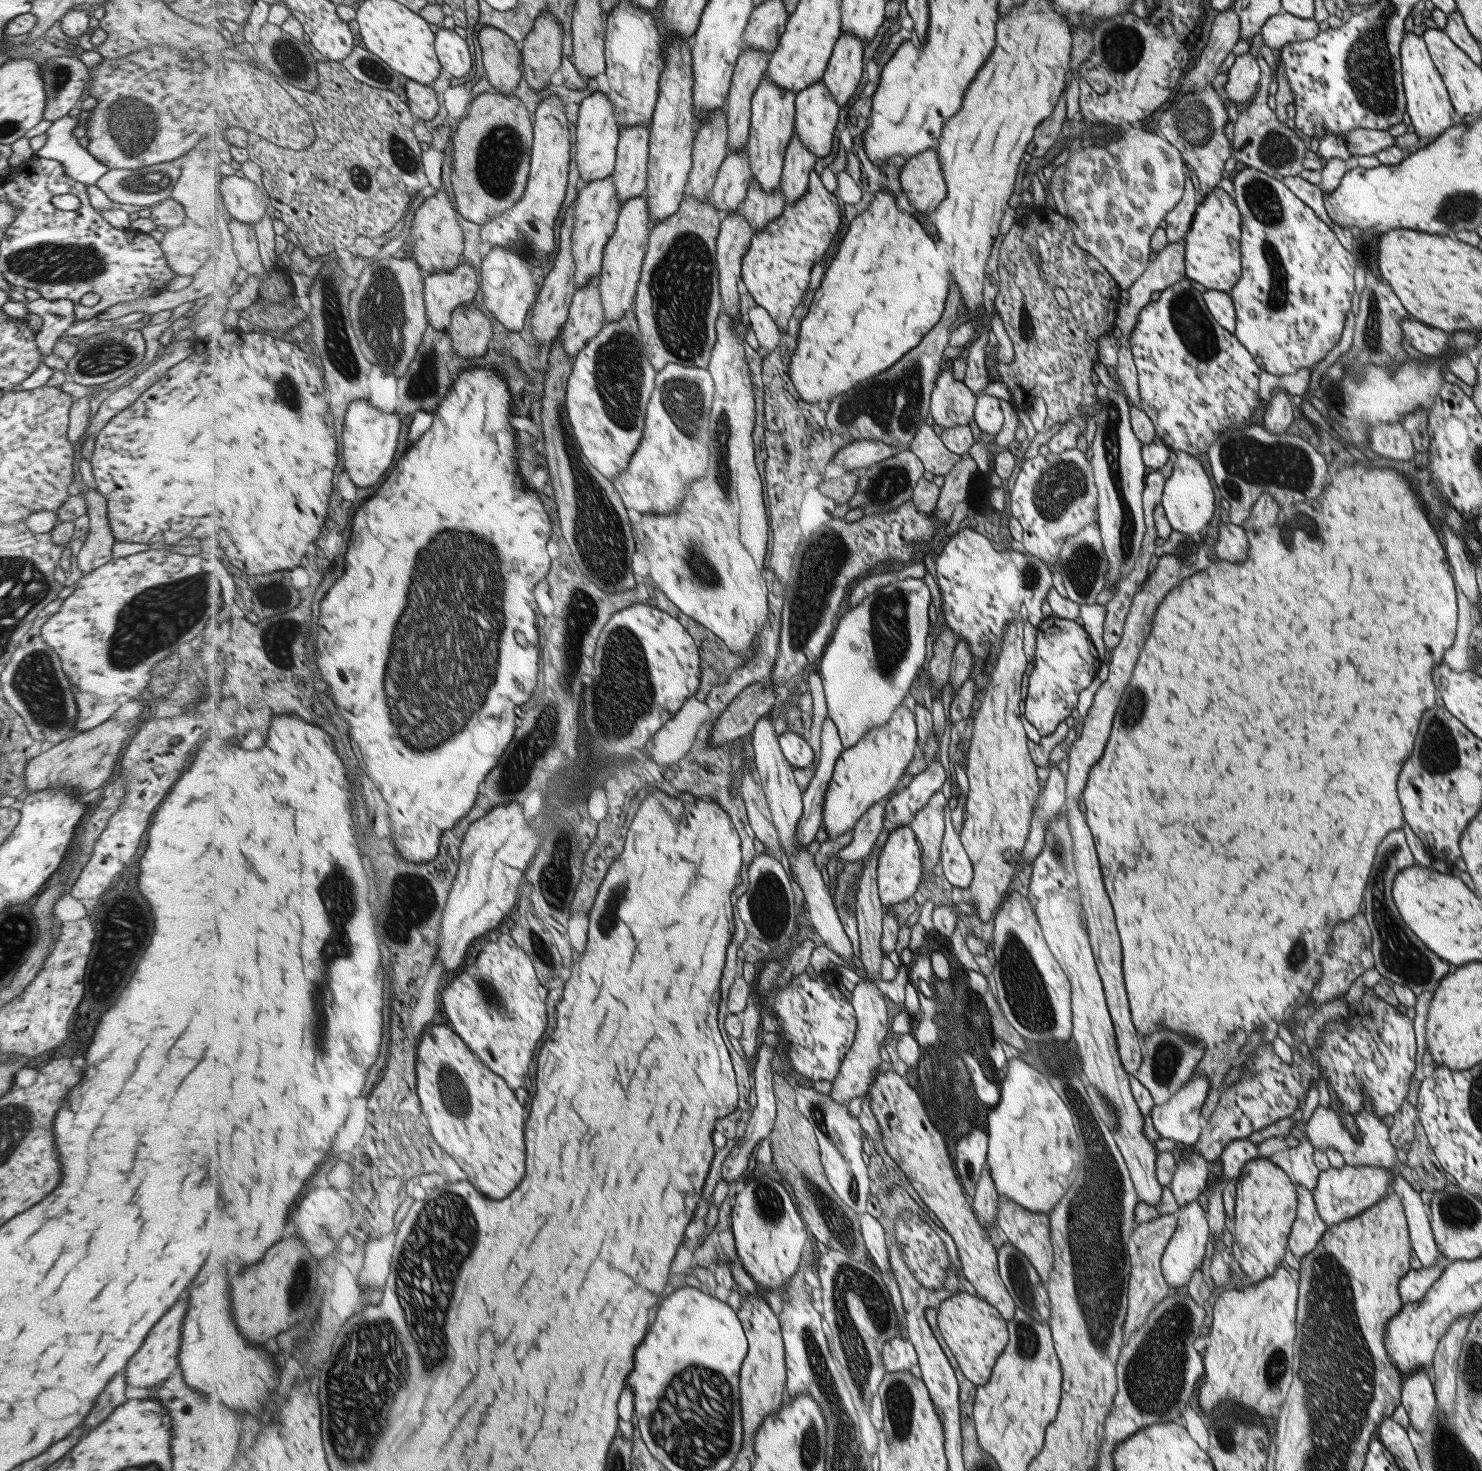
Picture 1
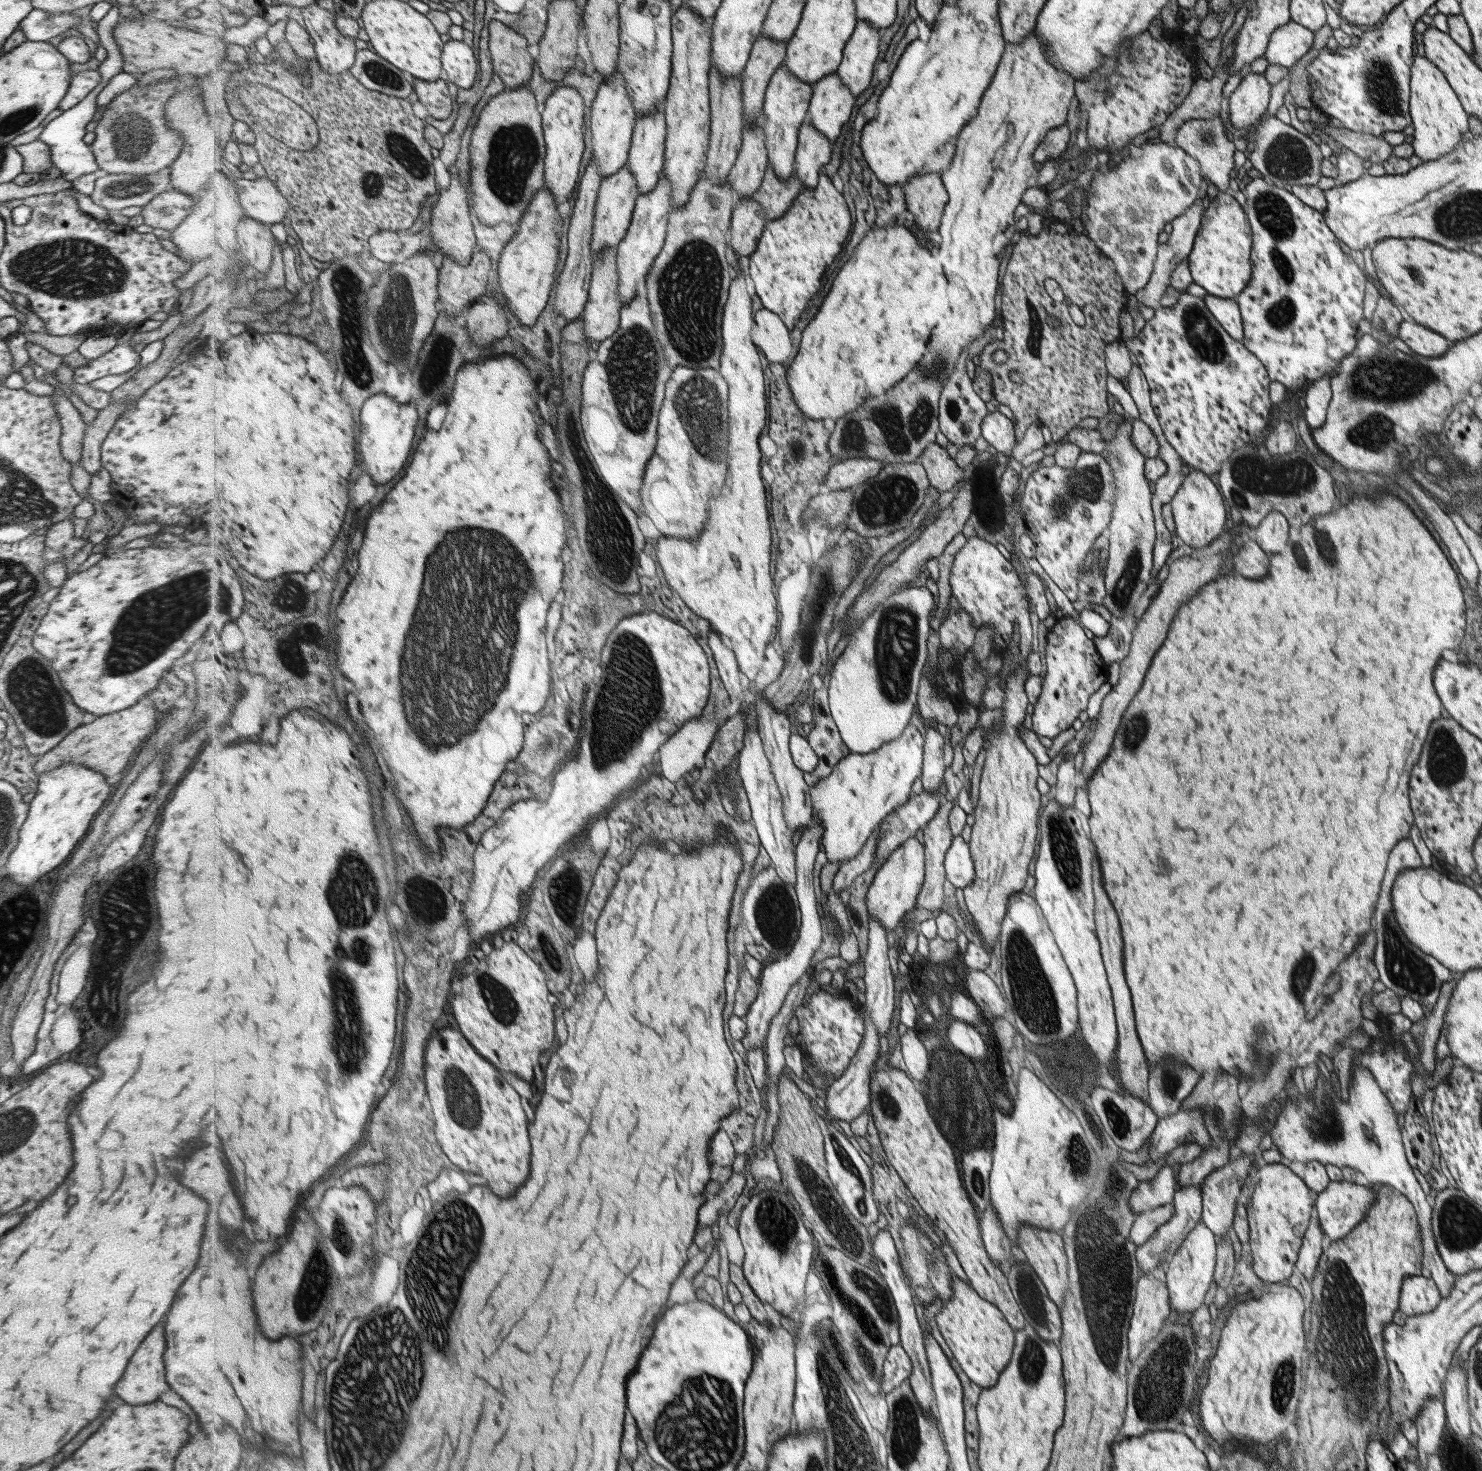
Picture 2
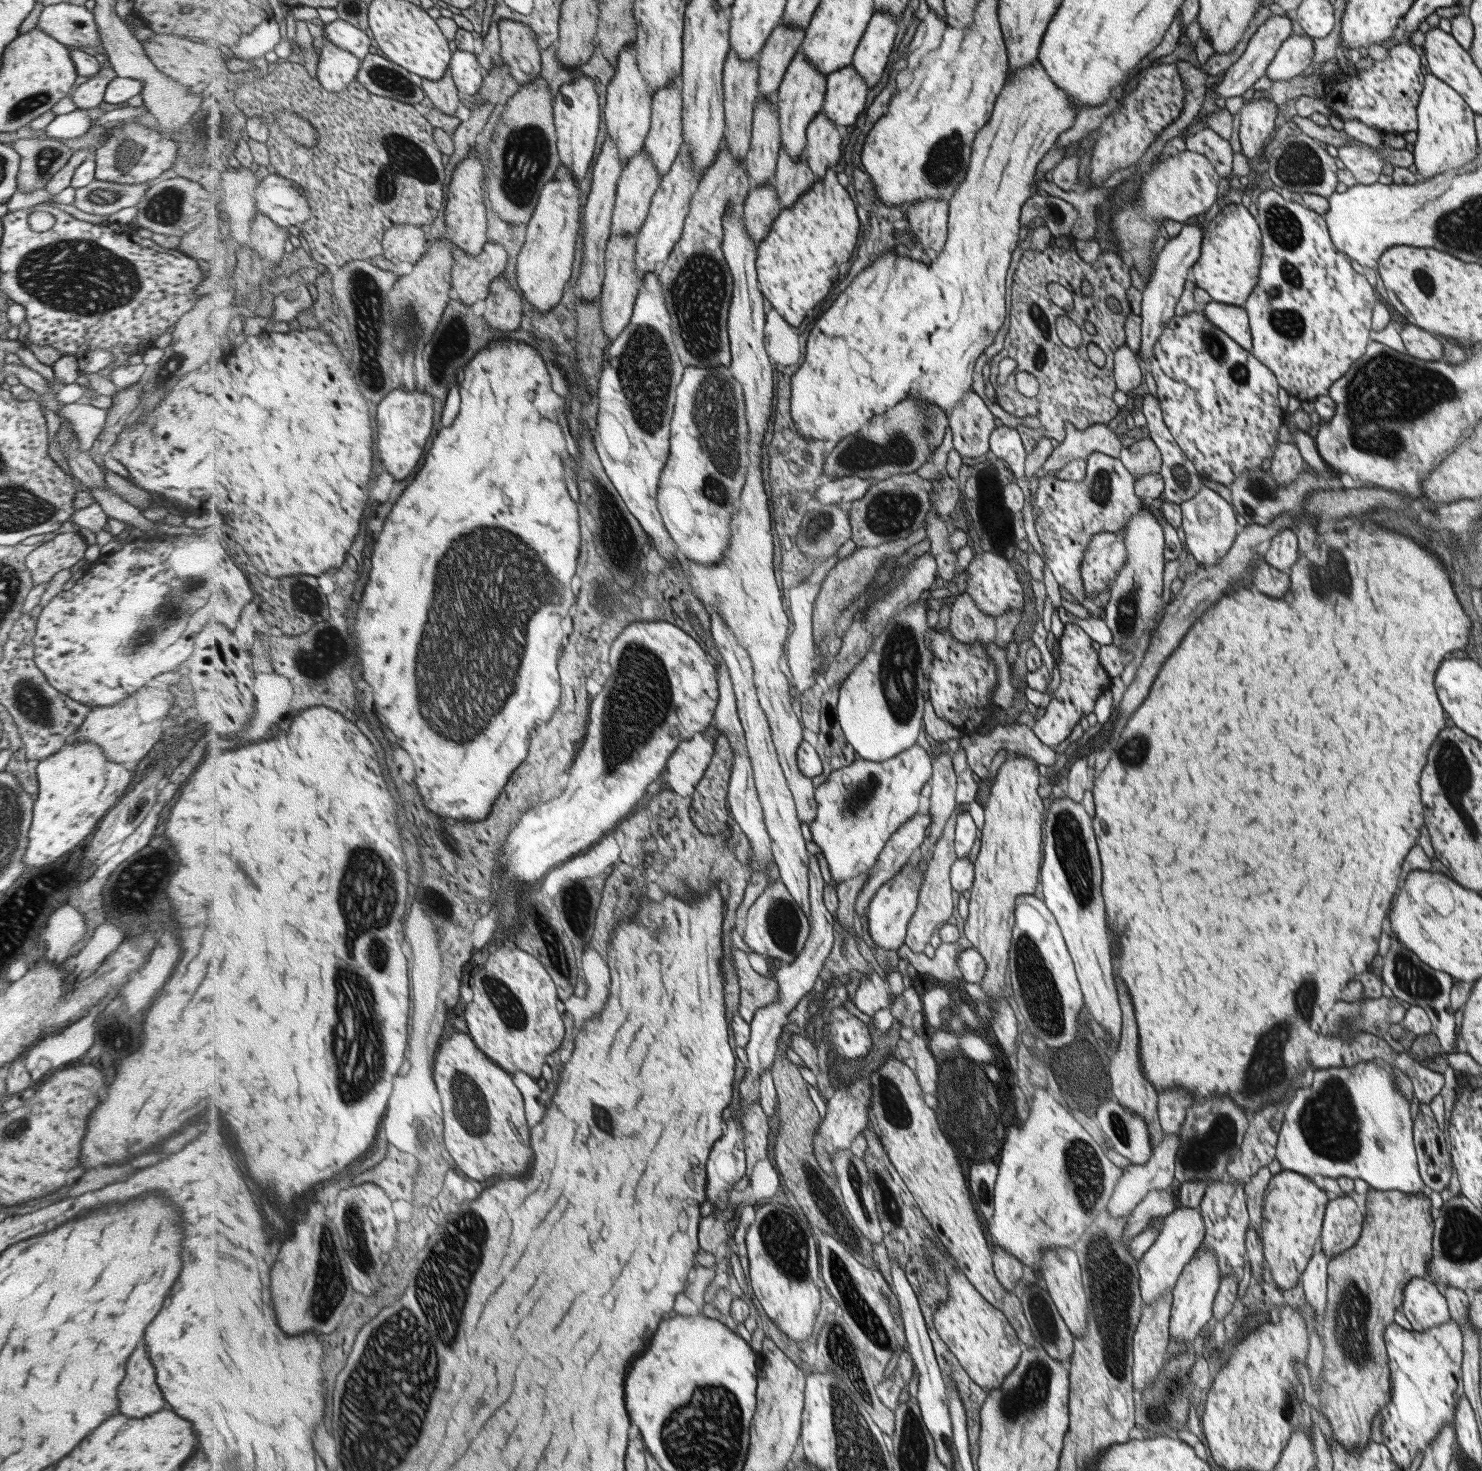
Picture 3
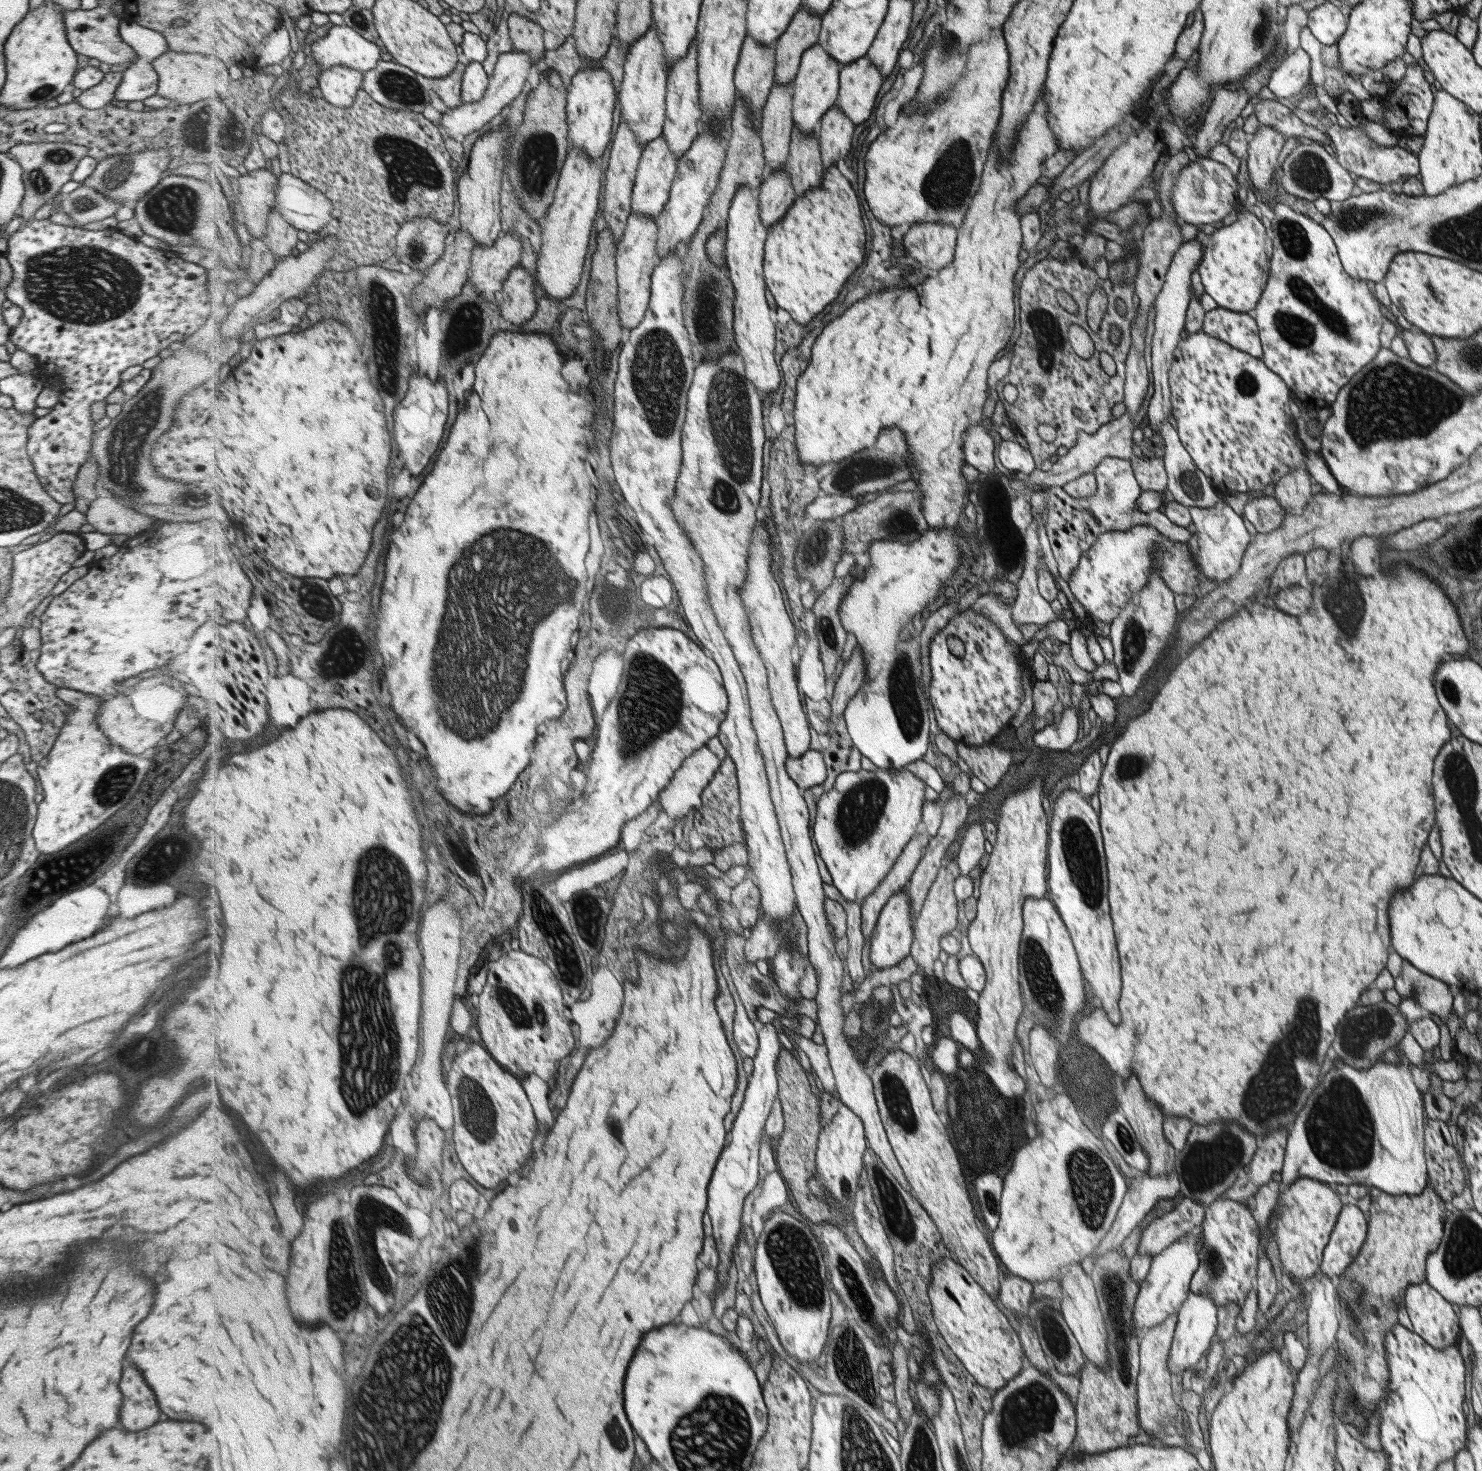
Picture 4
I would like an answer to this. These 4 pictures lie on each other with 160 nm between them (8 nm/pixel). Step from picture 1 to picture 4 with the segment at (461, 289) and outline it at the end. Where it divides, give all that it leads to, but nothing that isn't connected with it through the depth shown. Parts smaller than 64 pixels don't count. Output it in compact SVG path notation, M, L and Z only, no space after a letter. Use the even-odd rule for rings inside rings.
M507 232L495 241L493 246L477 245L473 250L472 268L469 273L470 281L476 289L490 301L497 299L496 293L504 287L511 271L521 264L521 253L523 253L523 241L518 232Z

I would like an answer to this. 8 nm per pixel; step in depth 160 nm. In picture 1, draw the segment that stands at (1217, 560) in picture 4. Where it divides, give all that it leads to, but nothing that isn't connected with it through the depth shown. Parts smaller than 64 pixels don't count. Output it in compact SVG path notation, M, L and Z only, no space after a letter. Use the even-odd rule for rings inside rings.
M1173 449L1172 451L1175 460L1173 460L1171 475L1165 478L1160 504L1172 530L1184 532L1193 540L1197 540L1199 532L1201 533L1205 525L1211 520L1213 510L1215 510L1213 491L1211 491L1211 484L1209 484L1205 470L1194 456L1185 454L1180 450Z

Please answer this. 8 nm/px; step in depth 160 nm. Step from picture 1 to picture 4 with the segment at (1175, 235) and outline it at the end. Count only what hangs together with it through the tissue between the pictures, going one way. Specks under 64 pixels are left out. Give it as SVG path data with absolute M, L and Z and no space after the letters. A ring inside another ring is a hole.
M1195 239L1182 241L1179 249L1171 256L1171 263L1164 274L1164 281L1159 294L1153 301L1152 308L1155 311L1153 317L1153 335L1151 336L1151 376L1153 377L1153 395L1147 405L1147 422L1153 433L1159 433L1158 428L1162 422L1167 422L1167 416L1172 415L1172 406L1170 403L1170 386L1168 381L1168 372L1173 360L1173 353L1179 342L1179 334L1184 330L1185 309L1189 302L1191 294L1189 276L1196 269L1201 254L1201 243Z

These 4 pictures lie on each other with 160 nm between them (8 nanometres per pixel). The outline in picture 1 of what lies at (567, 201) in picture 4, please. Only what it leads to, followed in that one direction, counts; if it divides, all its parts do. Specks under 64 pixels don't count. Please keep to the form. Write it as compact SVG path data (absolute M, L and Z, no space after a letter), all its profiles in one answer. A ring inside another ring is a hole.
M494 247L482 262L480 270L482 304L507 330L512 332L523 330L527 322L527 314L536 304L543 287L537 284L533 276L535 272L533 262L522 254L515 254L507 247Z

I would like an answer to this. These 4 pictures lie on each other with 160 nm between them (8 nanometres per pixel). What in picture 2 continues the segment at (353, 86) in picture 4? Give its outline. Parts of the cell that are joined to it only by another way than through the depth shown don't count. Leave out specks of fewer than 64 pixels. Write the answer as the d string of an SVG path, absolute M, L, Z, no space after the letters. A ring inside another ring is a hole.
M317 3L301 7L305 28L312 36L317 59L331 74L341 74L356 63L355 38L345 36L335 22L337 14L321 8Z

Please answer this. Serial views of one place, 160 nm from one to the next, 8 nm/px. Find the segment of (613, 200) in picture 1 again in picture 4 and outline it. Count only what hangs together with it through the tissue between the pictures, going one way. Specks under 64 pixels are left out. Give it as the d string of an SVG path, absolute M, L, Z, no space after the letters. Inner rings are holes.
M663 136L655 141L648 142L638 168L637 182L633 189L633 214L645 214L657 218L664 213L665 206L672 197L673 181L679 173L680 158L673 152L667 139Z

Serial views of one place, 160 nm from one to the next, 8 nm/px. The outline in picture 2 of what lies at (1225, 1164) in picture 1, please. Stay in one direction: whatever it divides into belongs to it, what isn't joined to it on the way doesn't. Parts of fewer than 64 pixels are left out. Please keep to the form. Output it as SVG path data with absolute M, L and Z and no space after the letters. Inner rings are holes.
M1233 1153L1227 1165L1213 1170L1200 1185L1200 1199L1202 1202L1200 1220L1214 1236L1218 1236L1219 1238L1224 1238L1224 1236L1234 1238L1231 1223L1233 1223L1233 1215L1235 1215L1236 1200L1238 1200L1238 1196L1240 1195L1239 1190L1242 1184L1249 1178L1252 1169L1252 1160L1253 1157L1247 1157L1247 1155L1237 1156Z

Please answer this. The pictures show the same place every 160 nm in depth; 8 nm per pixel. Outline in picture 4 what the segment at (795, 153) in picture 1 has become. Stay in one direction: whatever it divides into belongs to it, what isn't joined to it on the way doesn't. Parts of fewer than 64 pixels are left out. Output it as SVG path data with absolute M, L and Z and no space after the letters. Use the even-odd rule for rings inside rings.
M835 105L828 113L825 113L817 135L821 138L824 165L827 168L832 167L838 160L847 158L847 154L851 152L855 124L841 107Z

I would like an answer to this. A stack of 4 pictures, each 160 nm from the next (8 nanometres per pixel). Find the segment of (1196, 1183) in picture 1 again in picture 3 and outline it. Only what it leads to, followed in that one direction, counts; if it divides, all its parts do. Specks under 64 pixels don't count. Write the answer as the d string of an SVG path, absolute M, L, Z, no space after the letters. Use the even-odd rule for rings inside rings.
M1180 1207L1163 1218L1161 1231L1153 1244L1140 1256L1140 1290L1145 1304L1154 1302L1165 1293L1171 1293L1177 1276L1200 1248L1204 1237L1204 1225L1197 1209Z

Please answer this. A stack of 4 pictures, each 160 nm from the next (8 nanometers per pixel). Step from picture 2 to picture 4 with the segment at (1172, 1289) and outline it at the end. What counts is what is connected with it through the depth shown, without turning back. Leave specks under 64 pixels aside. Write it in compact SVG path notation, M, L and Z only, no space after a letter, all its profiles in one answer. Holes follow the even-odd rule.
M1187 1292L1187 1298L1181 1303L1176 1312L1176 1325L1168 1352L1167 1368L1173 1374L1181 1374L1189 1366L1195 1366L1201 1358L1201 1354L1209 1348L1211 1336L1215 1334L1217 1319L1217 1306L1206 1295L1195 1295Z

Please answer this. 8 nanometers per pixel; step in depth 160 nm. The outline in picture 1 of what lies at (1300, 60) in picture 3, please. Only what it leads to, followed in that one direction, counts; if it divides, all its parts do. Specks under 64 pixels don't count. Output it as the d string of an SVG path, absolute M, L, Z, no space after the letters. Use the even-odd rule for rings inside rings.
M1281 10L1270 16L1260 30L1265 46L1271 50L1280 50L1288 42L1297 42L1302 39L1312 40L1320 30L1319 23L1312 18L1297 18Z

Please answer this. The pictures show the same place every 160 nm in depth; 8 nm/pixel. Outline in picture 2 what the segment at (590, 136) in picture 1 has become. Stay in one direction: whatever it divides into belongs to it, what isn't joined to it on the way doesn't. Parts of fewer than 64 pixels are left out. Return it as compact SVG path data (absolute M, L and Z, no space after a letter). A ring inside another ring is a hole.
M615 72L612 80L613 86L606 83L601 85L597 98L592 104L591 124L589 125L593 150L590 163L597 163L600 173L604 177L617 174L627 166L635 137L636 124L640 117L628 91L625 77L622 77L621 73Z

